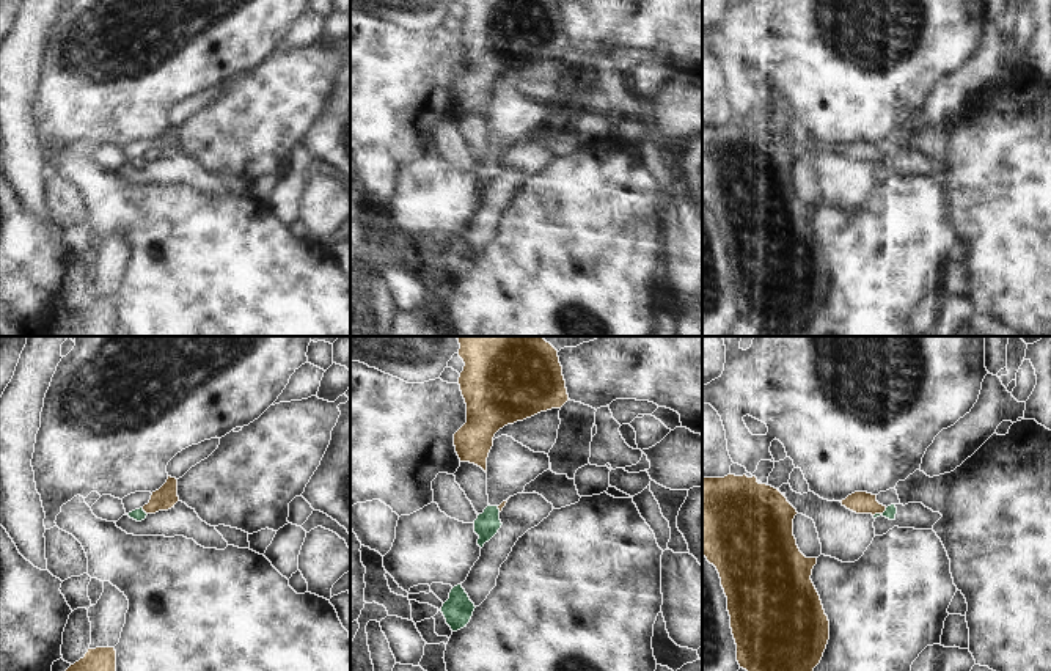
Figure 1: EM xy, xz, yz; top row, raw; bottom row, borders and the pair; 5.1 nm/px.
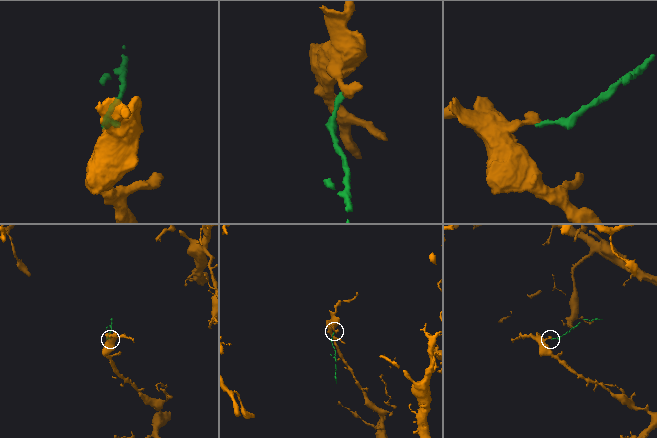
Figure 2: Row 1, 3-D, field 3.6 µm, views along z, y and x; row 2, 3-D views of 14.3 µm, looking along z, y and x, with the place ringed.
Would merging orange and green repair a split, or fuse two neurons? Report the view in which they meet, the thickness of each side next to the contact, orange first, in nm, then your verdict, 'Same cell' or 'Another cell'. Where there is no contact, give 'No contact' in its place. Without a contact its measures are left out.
Touches orange in yz. Thickness 110 nm (orange) against 60 nm. Another cell.

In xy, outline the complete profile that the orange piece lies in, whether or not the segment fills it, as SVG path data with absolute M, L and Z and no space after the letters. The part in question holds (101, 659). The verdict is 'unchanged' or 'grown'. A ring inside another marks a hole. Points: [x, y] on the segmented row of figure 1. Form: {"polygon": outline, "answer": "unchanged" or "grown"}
{"polygon": "M115 647L88 649L83 658L71 665L66 671L116 671Z", "answer": "unchanged"}

